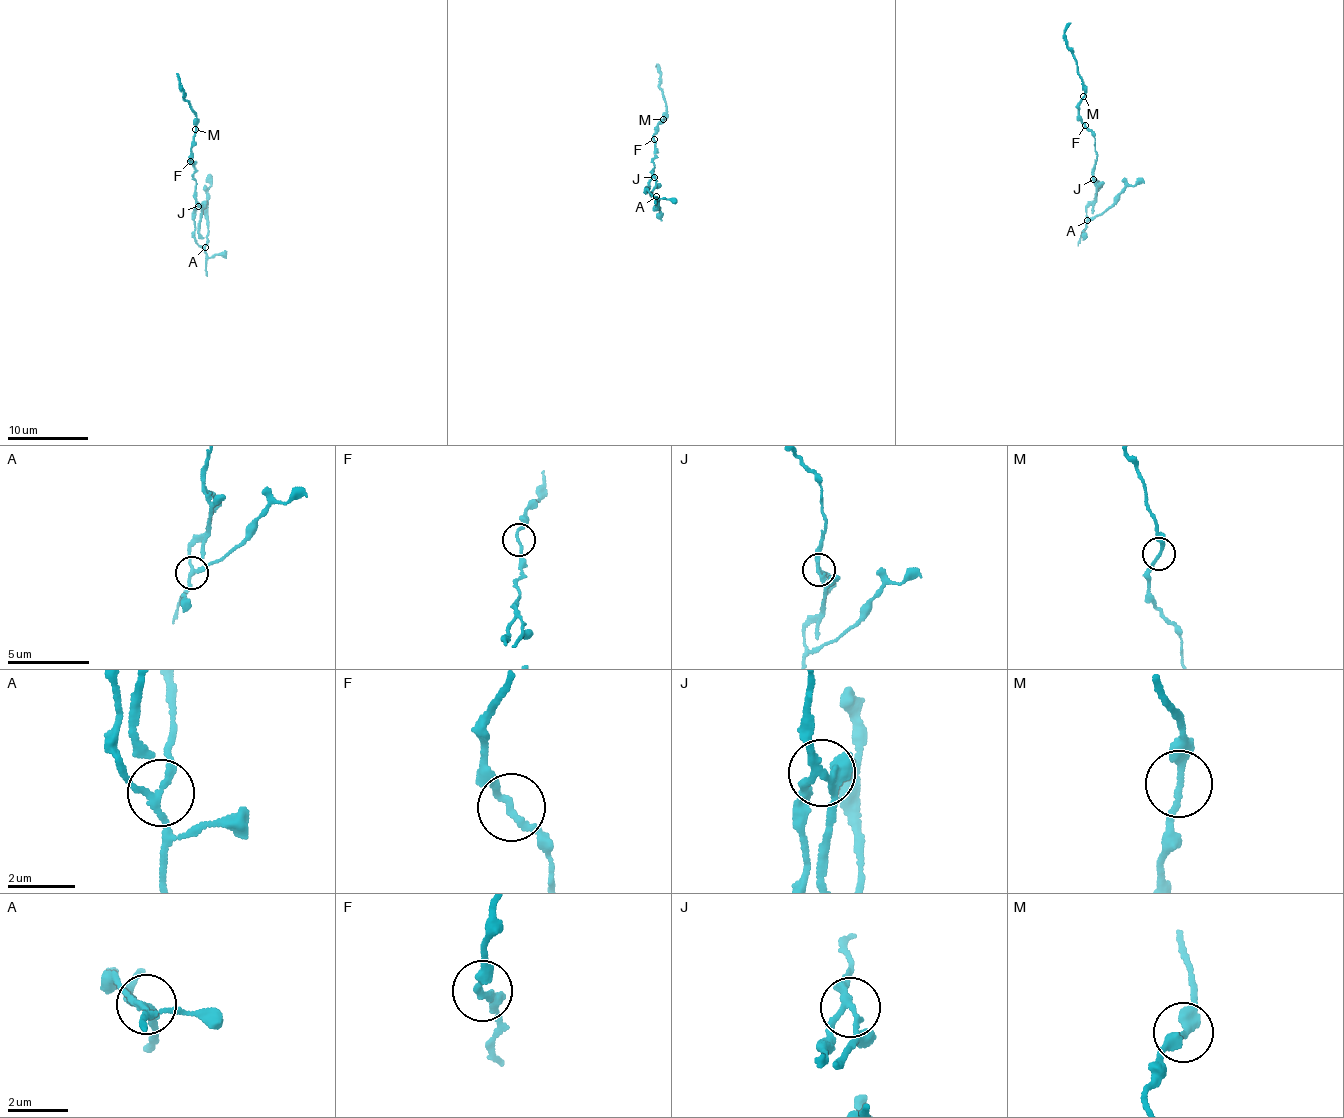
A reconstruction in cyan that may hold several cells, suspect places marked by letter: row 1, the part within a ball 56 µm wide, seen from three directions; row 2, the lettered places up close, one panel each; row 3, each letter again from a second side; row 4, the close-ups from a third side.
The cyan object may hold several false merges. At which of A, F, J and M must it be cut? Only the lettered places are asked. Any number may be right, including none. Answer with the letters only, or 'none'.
A, J

